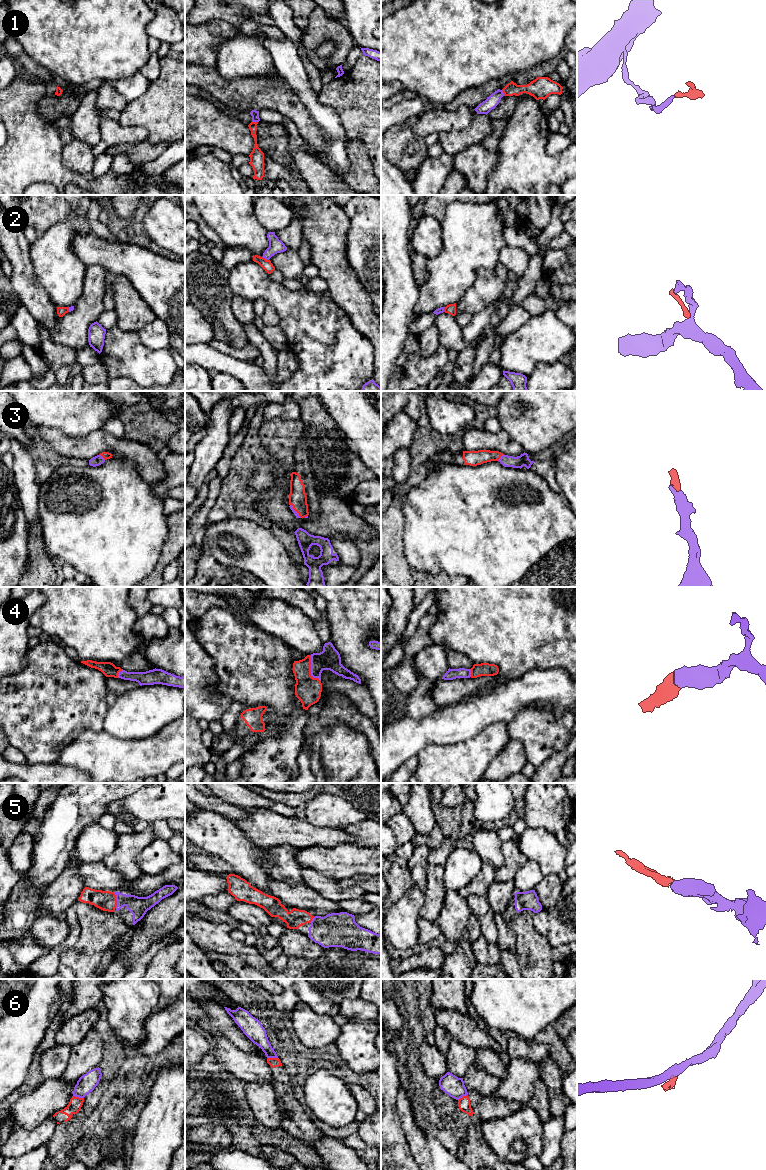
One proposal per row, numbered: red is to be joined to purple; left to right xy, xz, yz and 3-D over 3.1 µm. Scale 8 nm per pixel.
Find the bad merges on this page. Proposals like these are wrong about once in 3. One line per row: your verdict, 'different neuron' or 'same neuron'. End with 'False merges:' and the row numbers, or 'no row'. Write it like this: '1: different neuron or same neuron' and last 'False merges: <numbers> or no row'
1: same neuron
2: same neuron
3: same neuron
4: same neuron
5: same neuron
6: different neuron
False merges: 6

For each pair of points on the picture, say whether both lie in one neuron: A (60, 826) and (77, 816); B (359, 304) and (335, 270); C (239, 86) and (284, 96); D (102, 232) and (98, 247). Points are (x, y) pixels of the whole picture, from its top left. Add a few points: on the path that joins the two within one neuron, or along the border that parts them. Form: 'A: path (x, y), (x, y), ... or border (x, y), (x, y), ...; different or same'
A: path (64, 822), (70, 816), (73, 816); same
B: path (351, 296), (344, 288), (341, 278); same
C: path (250, 93), (273, 94); same
D: border (91, 231), (101, 238), (117, 242); different

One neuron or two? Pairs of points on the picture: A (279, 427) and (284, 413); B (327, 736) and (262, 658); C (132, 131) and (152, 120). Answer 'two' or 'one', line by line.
A: two
B: two
C: two

